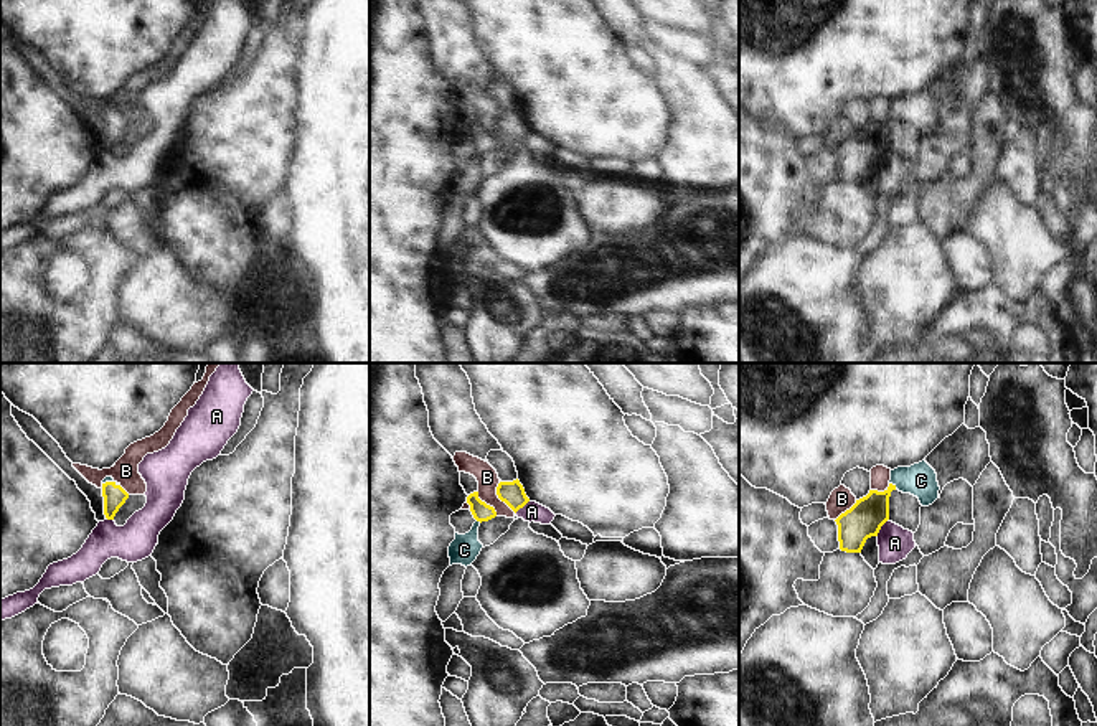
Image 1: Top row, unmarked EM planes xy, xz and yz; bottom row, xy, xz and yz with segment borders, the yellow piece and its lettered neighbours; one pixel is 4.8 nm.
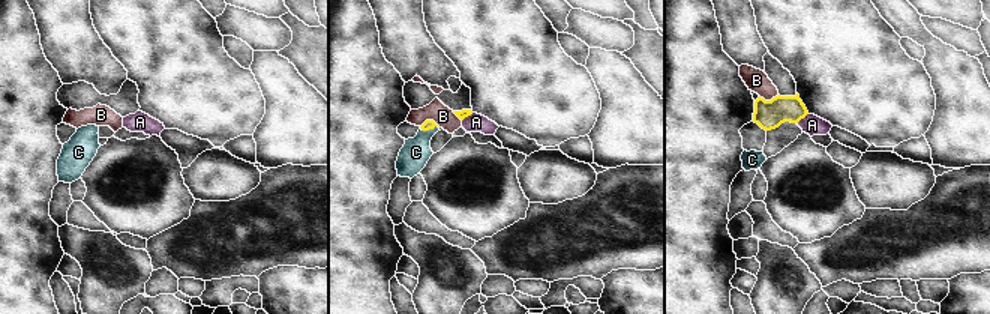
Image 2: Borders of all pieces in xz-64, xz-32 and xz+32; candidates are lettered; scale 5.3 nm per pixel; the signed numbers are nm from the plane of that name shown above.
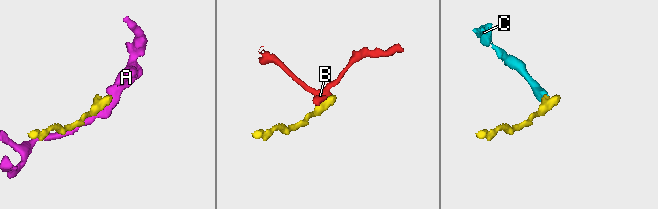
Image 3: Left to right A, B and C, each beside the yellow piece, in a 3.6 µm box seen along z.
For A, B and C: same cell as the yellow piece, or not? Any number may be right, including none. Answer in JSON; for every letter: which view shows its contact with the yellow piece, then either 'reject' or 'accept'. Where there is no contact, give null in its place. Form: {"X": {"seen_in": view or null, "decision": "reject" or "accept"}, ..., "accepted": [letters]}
{"A": {"seen_in": "yz", "decision": "reject"}, "B": {"seen_in": "xz", "decision": "reject"}, "C": {"seen_in": "yz", "decision": "accept"}, "accepted": ["C"]}

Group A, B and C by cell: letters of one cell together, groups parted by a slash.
A / B / C

